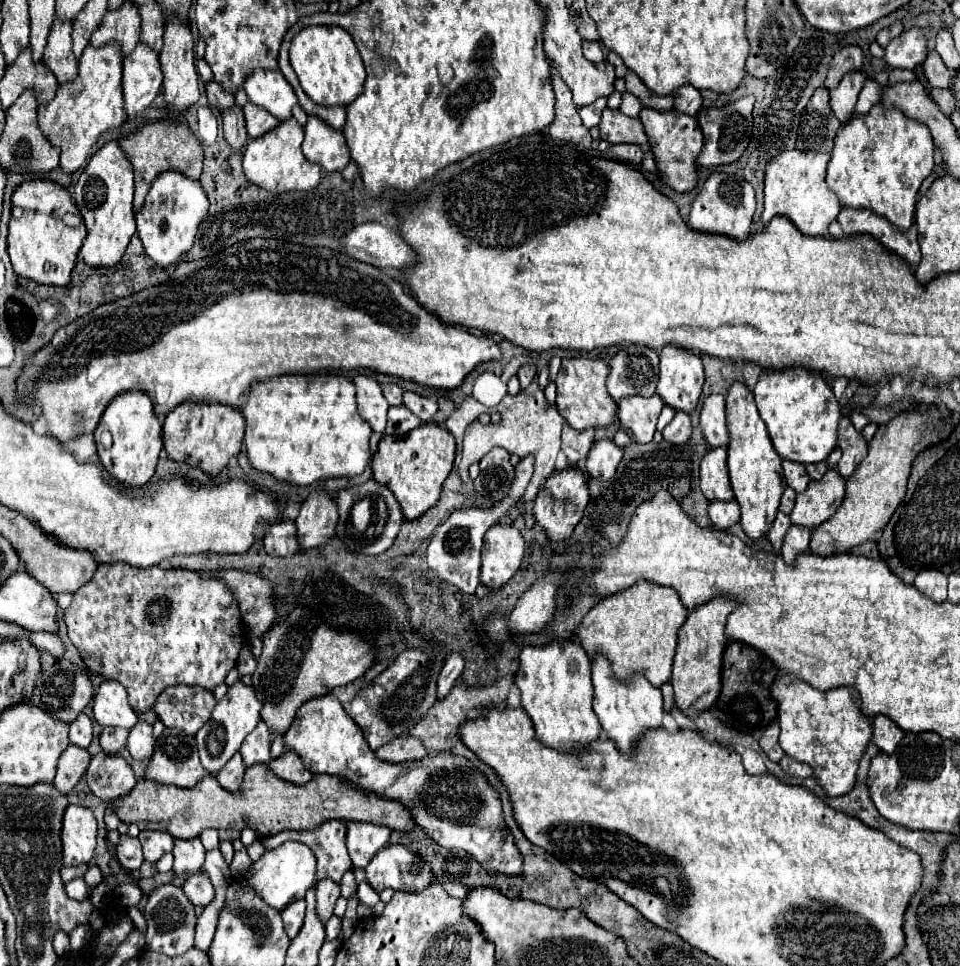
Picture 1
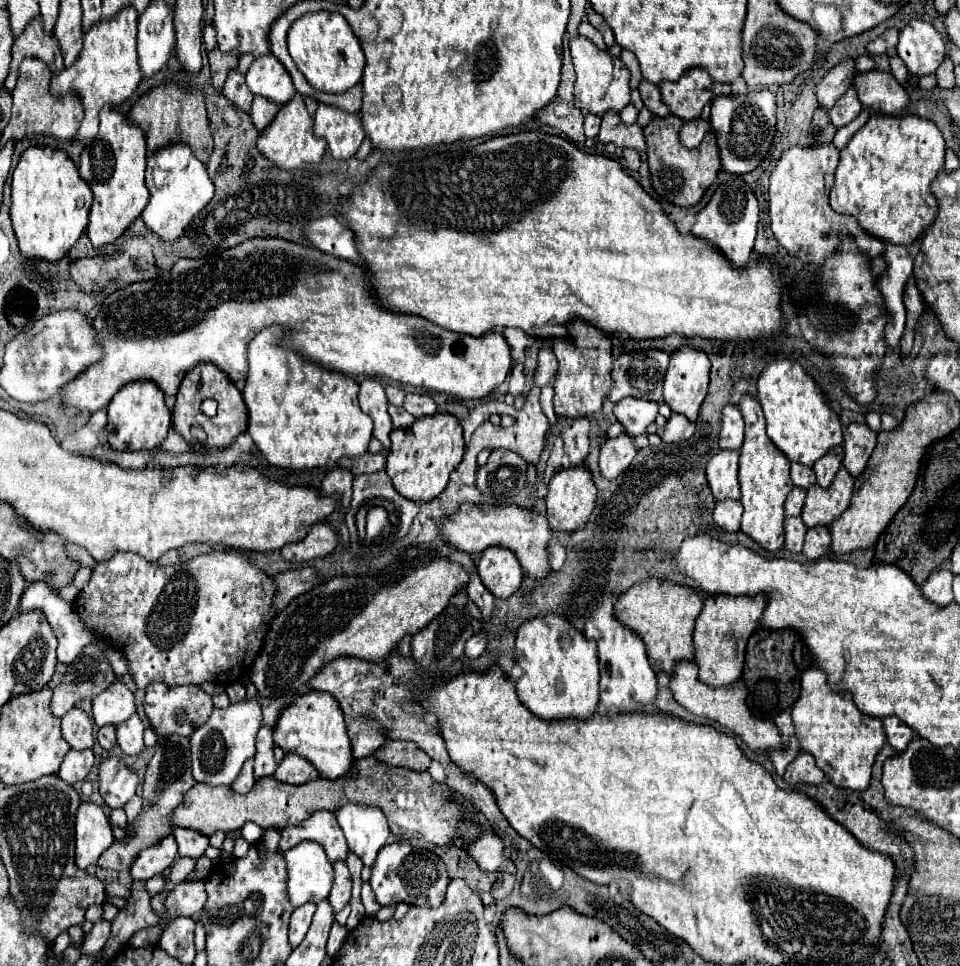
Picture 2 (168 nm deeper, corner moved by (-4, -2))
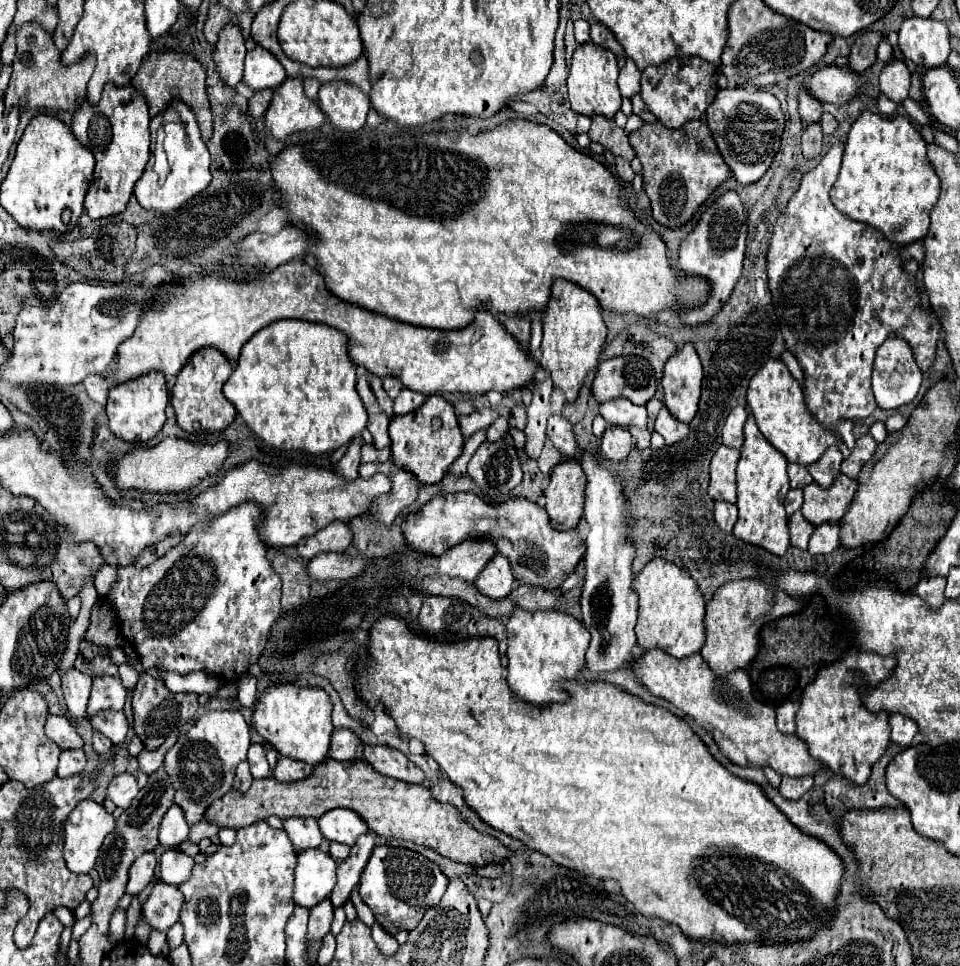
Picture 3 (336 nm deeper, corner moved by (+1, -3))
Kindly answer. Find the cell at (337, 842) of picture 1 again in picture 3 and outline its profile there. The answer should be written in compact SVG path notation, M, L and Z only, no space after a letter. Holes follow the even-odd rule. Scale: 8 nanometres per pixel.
M297 816L285 818L283 830L289 834L297 852L307 848L319 848L319 844L323 842L323 834L319 830L317 818L297 818Z

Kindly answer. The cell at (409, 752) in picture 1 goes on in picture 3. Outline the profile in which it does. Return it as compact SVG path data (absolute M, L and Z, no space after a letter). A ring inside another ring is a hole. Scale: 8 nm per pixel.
M365 746L363 758L369 760L369 764L373 764L379 774L389 778L397 778L409 784L419 784L425 778L423 770L415 762L407 760L403 752L389 746Z

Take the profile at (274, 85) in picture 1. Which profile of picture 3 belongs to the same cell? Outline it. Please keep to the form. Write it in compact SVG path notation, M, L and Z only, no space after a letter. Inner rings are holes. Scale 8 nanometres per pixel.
M255 46L245 56L245 76L243 82L253 90L277 88L287 78L285 68L279 60L265 48Z

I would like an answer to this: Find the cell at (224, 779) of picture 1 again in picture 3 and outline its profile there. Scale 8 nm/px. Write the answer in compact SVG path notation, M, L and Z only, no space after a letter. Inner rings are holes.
M241 762L241 764L237 766L237 774L235 774L235 784L233 784L233 788L239 790L239 792L247 792L249 786L251 786L251 782L253 782L253 776L251 776L251 772L249 772L249 764L247 764L247 762Z

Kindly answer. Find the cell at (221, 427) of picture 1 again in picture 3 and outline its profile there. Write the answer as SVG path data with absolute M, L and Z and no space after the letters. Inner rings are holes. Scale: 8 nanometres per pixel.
M215 348L197 350L189 358L187 366L177 374L177 382L171 390L171 406L175 410L177 424L183 430L191 432L193 422L199 422L205 432L223 432L235 420L237 412L233 404L229 404L229 400L225 400L223 396L223 386L225 386L225 380L229 380L231 372L233 372L231 364Z

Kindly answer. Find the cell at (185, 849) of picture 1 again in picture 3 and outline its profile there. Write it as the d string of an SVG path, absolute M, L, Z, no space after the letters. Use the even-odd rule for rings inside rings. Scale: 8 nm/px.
M175 804L169 808L165 818L161 820L159 828L159 842L165 848L179 848L179 844L189 836L189 824L185 820L185 814Z

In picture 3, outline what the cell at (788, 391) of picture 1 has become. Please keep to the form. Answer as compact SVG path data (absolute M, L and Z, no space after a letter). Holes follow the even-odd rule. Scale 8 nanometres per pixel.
M767 360L751 378L749 388L747 388L747 404L757 420L757 426L761 434L789 460L789 462L799 462L799 464L813 464L819 460L819 456L831 448L839 446L839 450L845 454L849 452L845 442L833 436L829 428L821 428L813 420L813 414L809 412L805 398L803 398L803 388L801 384L791 376L783 360Z

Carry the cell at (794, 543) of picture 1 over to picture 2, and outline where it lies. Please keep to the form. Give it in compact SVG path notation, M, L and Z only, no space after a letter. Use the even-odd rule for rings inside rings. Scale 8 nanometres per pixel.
M826 527L808 529L802 553L808 559L818 559L818 557L822 557L830 549L830 543L832 543L832 537L830 537L830 531Z

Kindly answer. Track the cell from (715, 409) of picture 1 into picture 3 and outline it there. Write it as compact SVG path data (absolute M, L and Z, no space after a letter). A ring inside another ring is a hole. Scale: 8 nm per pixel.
M737 406L731 410L731 414L725 420L723 426L723 444L731 448L743 446L743 424L747 420L747 410L743 406Z

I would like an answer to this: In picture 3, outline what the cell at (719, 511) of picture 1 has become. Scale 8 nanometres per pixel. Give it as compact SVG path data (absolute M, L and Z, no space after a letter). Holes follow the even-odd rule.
M715 502L713 518L723 532L733 532L733 526L737 522L737 506L729 502Z

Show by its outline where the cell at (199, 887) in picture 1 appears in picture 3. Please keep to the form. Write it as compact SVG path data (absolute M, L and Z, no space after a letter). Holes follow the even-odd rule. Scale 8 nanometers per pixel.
M157 880L149 898L143 904L143 916L153 930L167 932L179 920L181 904L181 890L177 886Z

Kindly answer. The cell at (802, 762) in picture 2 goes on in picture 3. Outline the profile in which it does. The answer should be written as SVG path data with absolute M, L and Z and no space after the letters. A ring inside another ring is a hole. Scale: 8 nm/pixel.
M783 776L779 792L789 800L799 800L807 790L811 790L811 786L813 786L813 776L799 776L799 778Z

